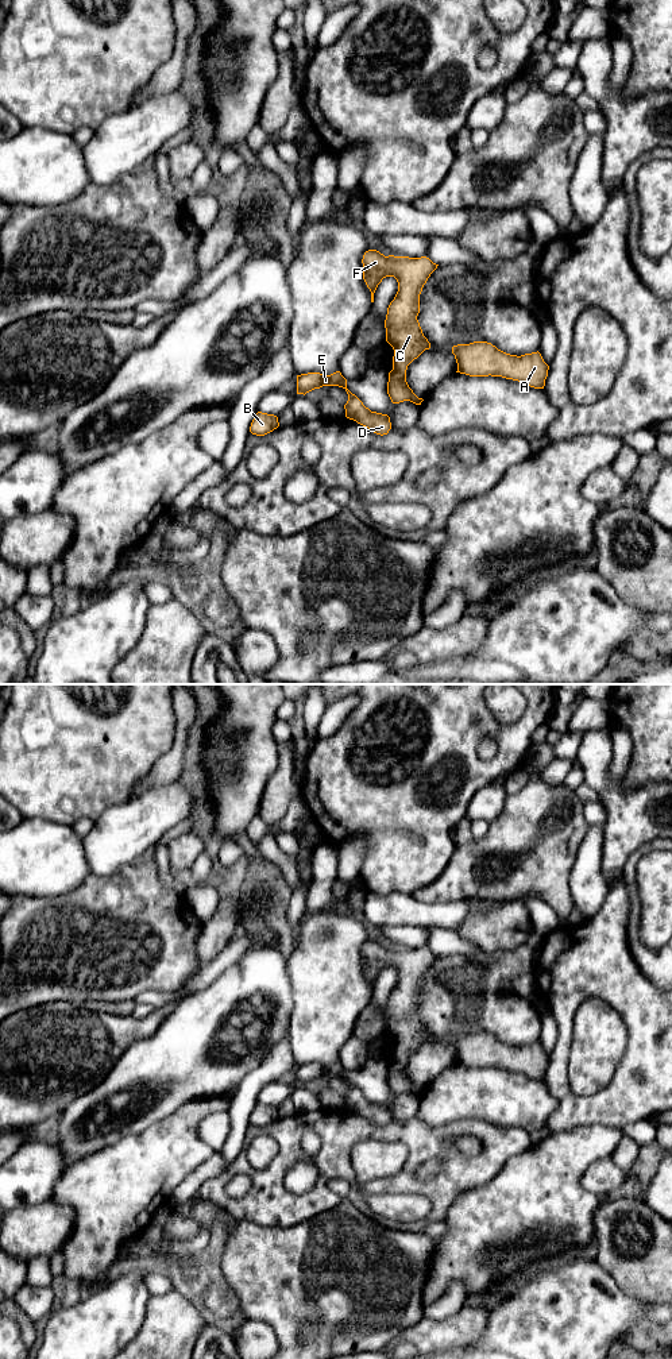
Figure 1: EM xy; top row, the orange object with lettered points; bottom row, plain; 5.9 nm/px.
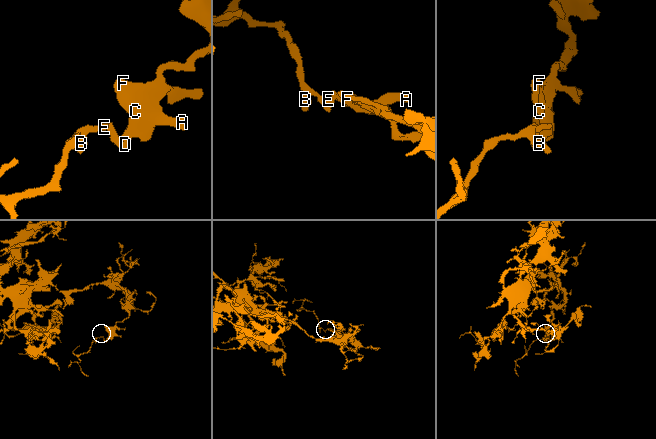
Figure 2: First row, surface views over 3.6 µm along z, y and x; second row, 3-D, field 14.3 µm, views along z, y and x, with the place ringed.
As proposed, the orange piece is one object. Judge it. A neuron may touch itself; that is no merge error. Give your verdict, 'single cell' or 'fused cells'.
fused cells

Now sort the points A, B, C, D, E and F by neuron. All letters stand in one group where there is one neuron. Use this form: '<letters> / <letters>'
A C D F / B E

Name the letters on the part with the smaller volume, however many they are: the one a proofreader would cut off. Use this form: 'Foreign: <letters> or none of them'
Foreign: B, E

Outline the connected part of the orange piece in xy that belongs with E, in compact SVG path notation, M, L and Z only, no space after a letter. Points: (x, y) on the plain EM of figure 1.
M336 1062L331 1066L324 1066L320 1063L308 1063L297 1066L297 1085L306 1085L314 1080L320 1080L323 1077L337 1077L343 1074L344 1067L340 1062Z

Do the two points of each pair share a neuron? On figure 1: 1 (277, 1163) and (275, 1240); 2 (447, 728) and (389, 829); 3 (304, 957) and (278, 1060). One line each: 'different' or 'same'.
1: different
2: same
3: different

